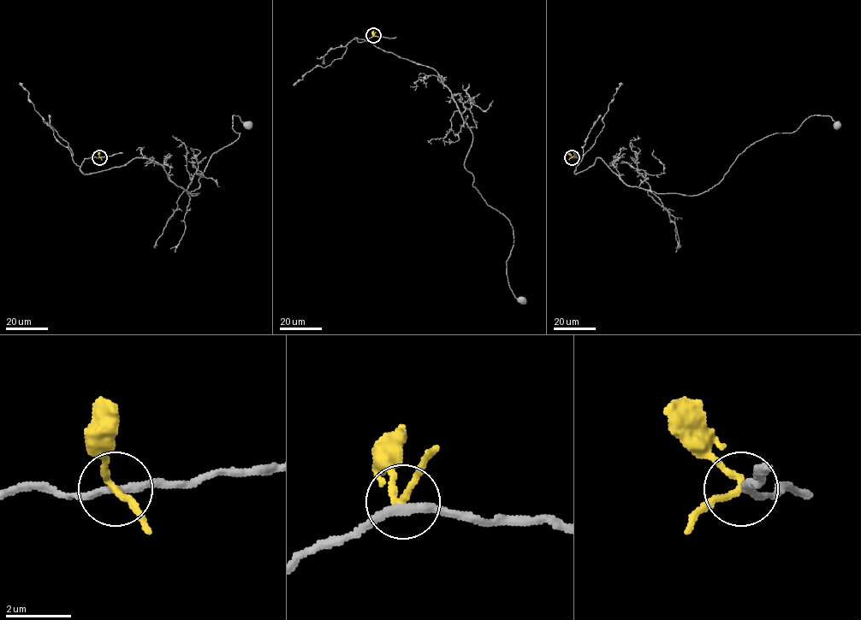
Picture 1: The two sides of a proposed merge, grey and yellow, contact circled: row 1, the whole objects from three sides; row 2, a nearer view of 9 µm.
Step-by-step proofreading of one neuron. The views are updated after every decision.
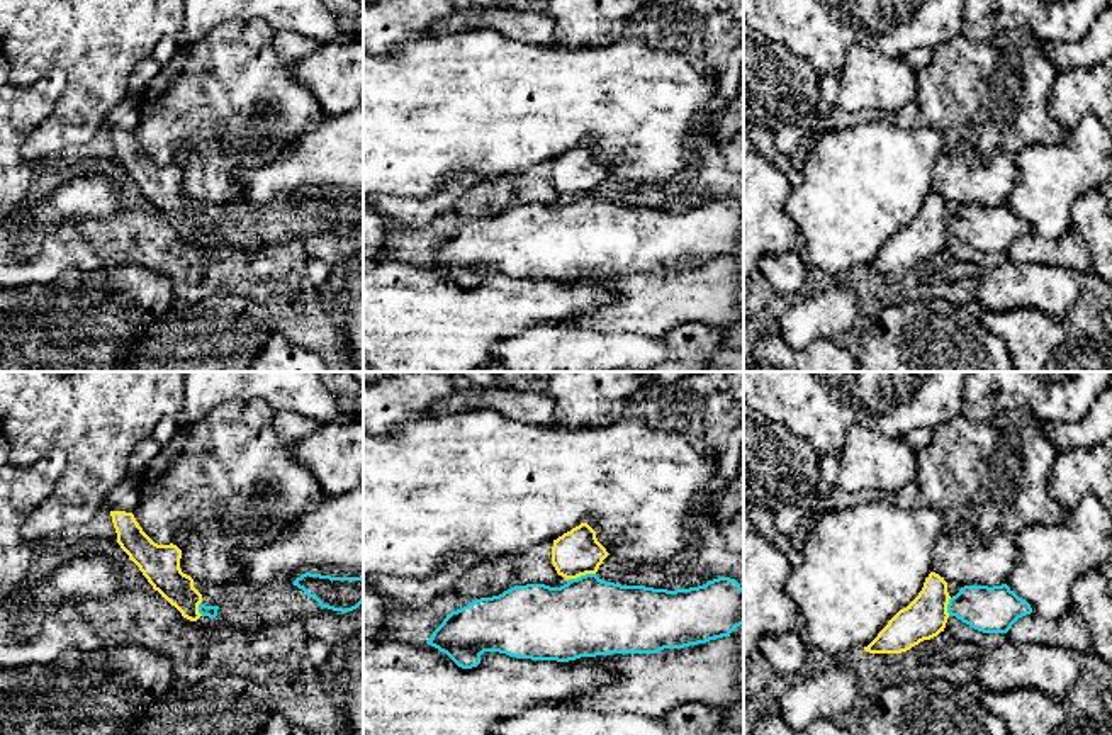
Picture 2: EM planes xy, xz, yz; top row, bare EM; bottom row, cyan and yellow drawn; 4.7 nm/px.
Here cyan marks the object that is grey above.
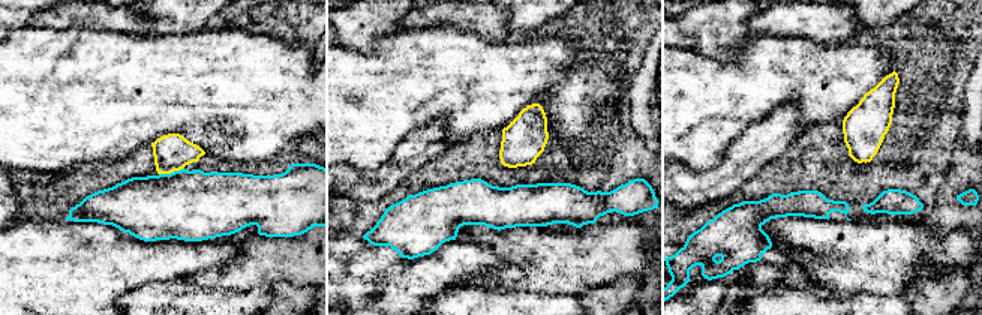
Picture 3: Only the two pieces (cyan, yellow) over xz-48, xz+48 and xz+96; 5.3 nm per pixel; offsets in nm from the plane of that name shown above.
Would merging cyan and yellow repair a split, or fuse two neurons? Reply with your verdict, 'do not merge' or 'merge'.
do not merge

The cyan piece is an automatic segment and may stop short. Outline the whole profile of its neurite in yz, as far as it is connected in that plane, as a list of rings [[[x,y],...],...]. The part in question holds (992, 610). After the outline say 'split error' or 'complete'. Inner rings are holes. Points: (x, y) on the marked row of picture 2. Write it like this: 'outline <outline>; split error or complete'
outline [[[1007,584],[964,586],[947,604],[949,616],[983,633],[1007,633],[1012,625],[1032,613],[1031,604]]]; complete

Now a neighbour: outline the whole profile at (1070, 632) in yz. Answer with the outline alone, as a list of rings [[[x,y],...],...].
[[[1073,606],[1056,620],[1046,620],[1036,613],[1025,614],[1012,625],[1007,637],[1019,647],[1039,643],[1081,654],[1092,648],[1090,631]]]

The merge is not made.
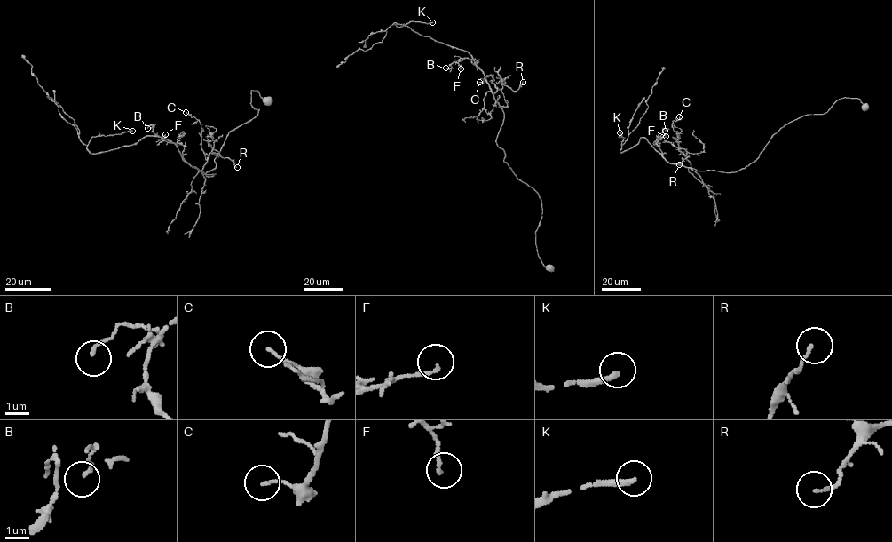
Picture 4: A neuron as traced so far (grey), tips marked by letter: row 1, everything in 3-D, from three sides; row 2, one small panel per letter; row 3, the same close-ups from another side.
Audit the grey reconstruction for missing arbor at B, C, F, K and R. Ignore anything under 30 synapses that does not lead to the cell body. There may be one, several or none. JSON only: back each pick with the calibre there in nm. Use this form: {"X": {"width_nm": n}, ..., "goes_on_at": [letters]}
{"K": {"width_nm": 240}, "goes_on_at": ["K"]}

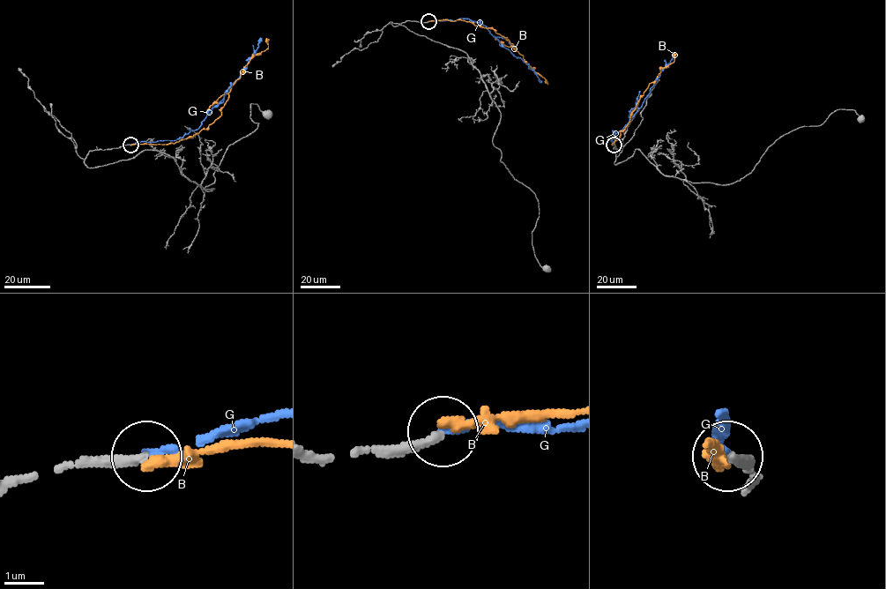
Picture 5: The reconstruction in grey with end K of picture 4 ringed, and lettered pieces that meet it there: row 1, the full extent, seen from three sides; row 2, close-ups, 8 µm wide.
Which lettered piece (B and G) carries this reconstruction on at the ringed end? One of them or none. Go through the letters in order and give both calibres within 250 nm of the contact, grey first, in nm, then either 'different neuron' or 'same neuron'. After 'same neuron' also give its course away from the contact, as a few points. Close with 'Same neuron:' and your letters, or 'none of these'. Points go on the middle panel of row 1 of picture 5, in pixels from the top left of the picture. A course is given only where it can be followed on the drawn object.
B: 240 nm thick on the grey side, 260 nm on the other; different neuron
G: 240 nm thick on the grey side, 170 nm on the other; same neuron; it runs (428, 21), (465, 18), (485, 26), (502, 46), (528, 65), (540, 82)
Same neuron: G

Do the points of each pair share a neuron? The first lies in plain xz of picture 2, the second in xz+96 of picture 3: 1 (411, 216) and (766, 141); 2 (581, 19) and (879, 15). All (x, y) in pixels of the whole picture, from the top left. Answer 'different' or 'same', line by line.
1: same
2: same

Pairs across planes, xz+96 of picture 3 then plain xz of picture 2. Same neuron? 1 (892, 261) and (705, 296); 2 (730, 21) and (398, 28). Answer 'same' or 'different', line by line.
1: same
2: same

